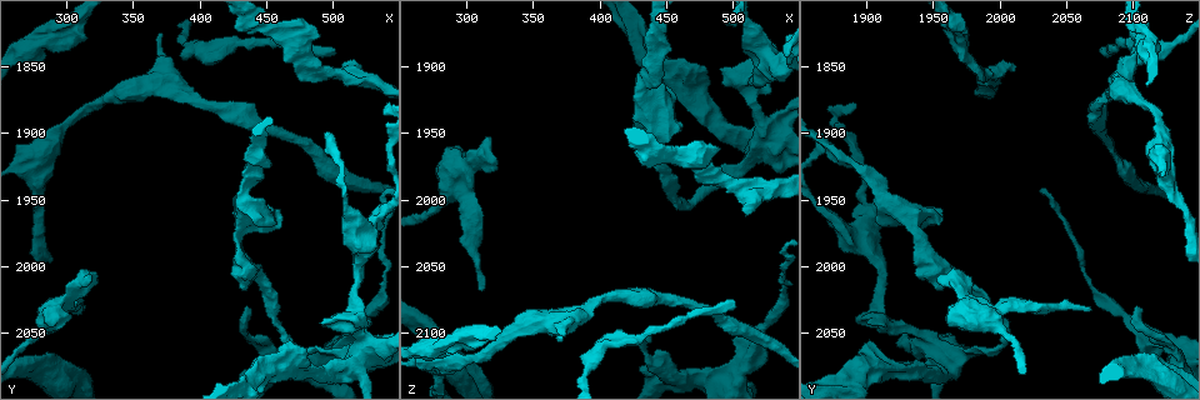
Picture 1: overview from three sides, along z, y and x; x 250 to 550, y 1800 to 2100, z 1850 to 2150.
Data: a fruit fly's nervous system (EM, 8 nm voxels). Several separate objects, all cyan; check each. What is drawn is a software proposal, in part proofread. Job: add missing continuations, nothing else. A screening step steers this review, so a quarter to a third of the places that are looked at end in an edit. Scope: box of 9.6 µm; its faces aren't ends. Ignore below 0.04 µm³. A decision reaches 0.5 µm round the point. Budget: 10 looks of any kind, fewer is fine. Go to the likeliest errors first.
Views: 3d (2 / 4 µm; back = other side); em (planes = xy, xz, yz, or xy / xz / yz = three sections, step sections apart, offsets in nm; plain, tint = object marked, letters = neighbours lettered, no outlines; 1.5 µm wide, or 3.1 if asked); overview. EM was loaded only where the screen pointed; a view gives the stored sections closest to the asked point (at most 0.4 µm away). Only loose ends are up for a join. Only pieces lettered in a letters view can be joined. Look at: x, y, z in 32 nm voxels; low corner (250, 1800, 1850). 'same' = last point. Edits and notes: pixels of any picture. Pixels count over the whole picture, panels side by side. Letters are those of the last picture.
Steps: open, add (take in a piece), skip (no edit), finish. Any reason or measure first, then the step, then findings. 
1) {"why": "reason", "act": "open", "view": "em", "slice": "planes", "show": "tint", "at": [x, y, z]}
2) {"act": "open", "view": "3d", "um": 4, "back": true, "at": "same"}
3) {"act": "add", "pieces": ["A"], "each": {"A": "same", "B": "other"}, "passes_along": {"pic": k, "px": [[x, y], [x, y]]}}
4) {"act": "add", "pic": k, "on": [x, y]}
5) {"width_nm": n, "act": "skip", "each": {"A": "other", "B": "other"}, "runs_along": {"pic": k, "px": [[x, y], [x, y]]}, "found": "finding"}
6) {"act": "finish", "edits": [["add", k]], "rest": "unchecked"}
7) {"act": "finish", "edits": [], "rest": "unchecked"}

{"why": "long arm stops here", "act": "open", "view": "3d", "um": 2, "at": [502, 1840, 2076]}

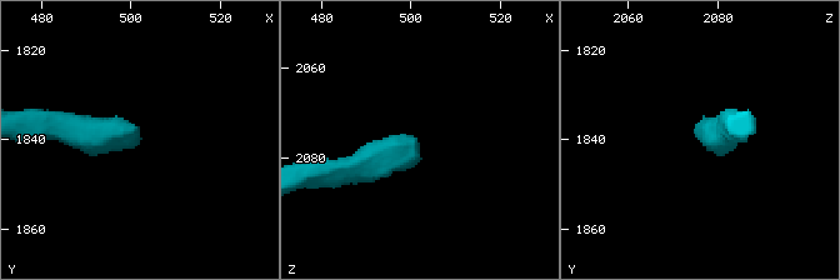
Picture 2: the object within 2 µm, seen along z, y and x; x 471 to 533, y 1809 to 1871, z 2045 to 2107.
{"act": "open", "view": "em", "slice": "planes", "show": "letters", "at": [502, 1839, 2078]}

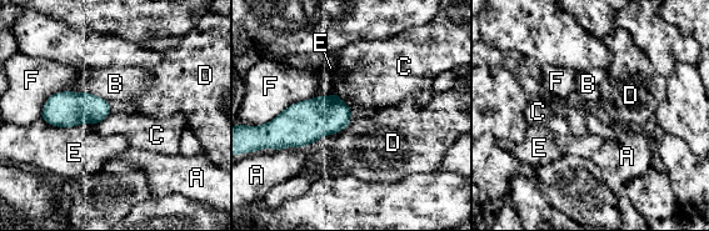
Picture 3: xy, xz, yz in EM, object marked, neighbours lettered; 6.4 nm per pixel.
{"act": "skip", "each": {"A": "other", "B": "other", "C": "other", "D": "other", "E": "other", "F": "other"}, "border": {"pic": 3, "px": [[110, 111], [95, 125]]}, "found": "none of them fits"}

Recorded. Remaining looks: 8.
{"why": "an open end", "act": "open", "view": "3d", "um": 4, "at": [440, 2030, 2106]}

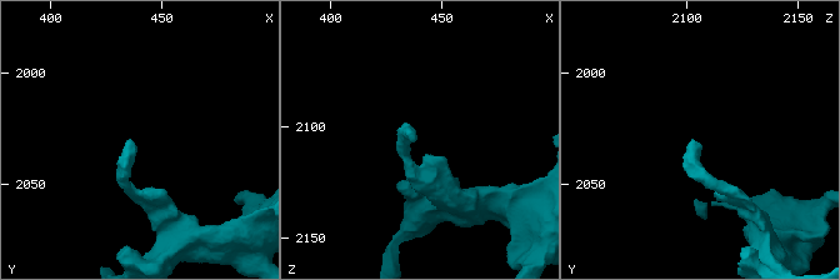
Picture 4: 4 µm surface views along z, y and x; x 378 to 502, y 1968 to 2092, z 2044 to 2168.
{"act": "open", "view": "em", "slice": "planes", "show": "letters", "at": [438, 2032, 2105]}

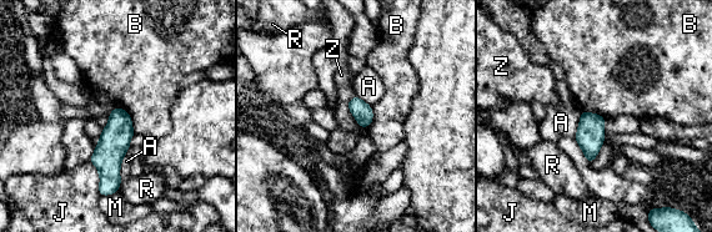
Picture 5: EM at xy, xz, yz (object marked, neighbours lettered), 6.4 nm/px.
{"act": "skip", "each": {"A": "other", "B": "other", "J": "other", "M": "other", "R": "other", "Z": "other"}, "border": {"pic": 5, "px": [[118, 106], [130, 116], [135, 132]]}, "found": "no lettered piece goes on from it"}

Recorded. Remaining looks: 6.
{"why": "branch stops here", "act": "open", "view": "em", "slice": "planes", "show": "letters", "at": [314, 1828, 2098]}

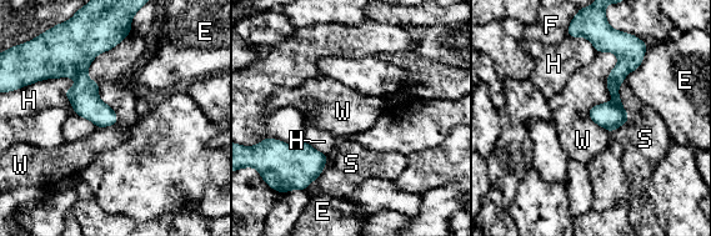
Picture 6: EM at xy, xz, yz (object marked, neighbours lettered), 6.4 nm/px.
{"width_nm": 160, "act": "skip", "each": {"E": "other", "F": "other", "H": "other", "S": "other", "W": "other"}, "runs_along": {"pic": 6, "px": [[604, 44], [621, 56], [611, 127]]}, "found": "no lettered piece goes on from it"}

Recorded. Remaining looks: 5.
{"why": "an open end", "act": "open", "view": "em", "slice": "xy", "step": 4, "show": "letters", "at": [370, 1824, 2104]}

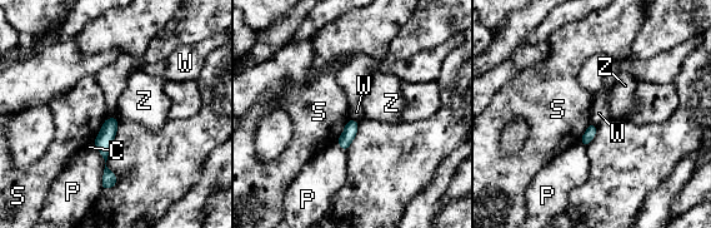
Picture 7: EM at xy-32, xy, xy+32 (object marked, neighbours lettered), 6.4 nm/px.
{"act": "open", "view": "em", "slice": "planes", "show": "letters", "at": "same"}

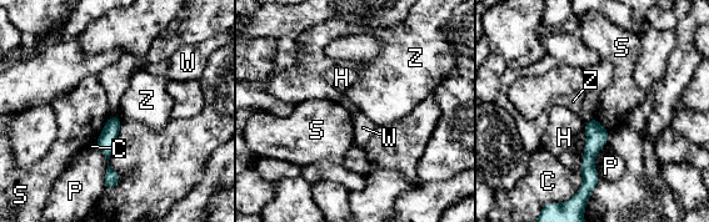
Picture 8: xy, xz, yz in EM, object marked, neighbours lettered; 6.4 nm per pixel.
{"act": "skip", "each": {"C": "other", "H": "other", "P": "other", "S": "other", "W": "other", "Z": "other"}, "runs_along": {"pic": 8, "px": [[594, 122], [589, 187]]}, "found": "none of them fits"}

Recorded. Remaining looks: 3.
{"why": "an open end", "act": "open", "view": "3d", "um": 4, "at": [508, 1854, 2010]}

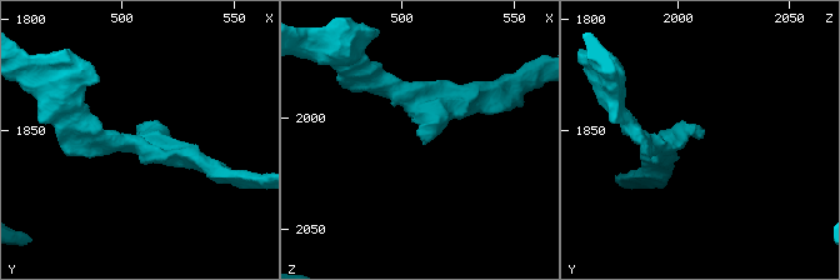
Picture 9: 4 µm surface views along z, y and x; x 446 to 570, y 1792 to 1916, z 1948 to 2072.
{"why": "now the EM", "act": "open", "view": "em", "slice": "planes", "show": "letters", "at": [509, 1854, 2010]}

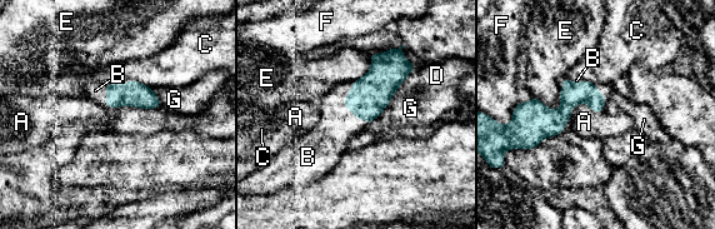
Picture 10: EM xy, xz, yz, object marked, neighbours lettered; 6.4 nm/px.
{"act": "add", "pieces": ["B"], "each": {"A": "other", "B": "same", "C": "other", "D": "other", "E": "other", "F": "other", "G": "other"}, "passes_along": {"pic": 10, "px": [[135, 94], [111, 83], [95, 90]]}, "found": "it goes on there"}

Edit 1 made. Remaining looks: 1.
{"act": "finish", "edits": [["add", 10]], "rest": "unchecked"}

